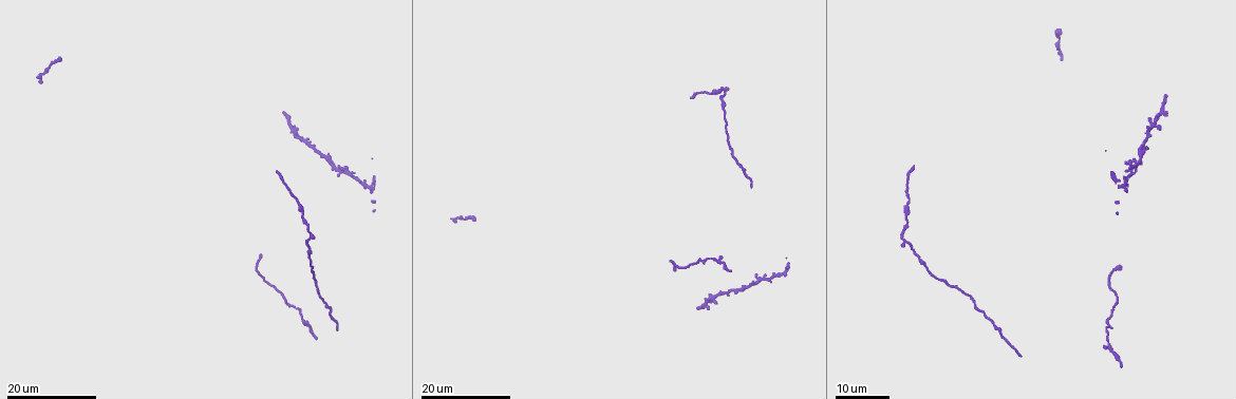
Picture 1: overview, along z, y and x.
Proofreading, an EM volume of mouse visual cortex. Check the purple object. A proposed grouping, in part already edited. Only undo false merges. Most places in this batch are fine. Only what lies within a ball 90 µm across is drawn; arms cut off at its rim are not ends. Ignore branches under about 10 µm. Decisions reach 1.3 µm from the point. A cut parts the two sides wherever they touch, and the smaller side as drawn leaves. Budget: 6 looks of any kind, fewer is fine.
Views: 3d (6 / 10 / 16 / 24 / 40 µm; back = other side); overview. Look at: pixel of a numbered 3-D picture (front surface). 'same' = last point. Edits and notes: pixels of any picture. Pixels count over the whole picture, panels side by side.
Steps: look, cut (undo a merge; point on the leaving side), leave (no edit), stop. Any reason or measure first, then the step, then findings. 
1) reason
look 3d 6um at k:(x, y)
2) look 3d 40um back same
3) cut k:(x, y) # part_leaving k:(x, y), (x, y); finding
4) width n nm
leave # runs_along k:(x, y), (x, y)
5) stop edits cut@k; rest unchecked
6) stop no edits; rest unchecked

sudden change in width
look 3d 24um at 1:(303, 138)

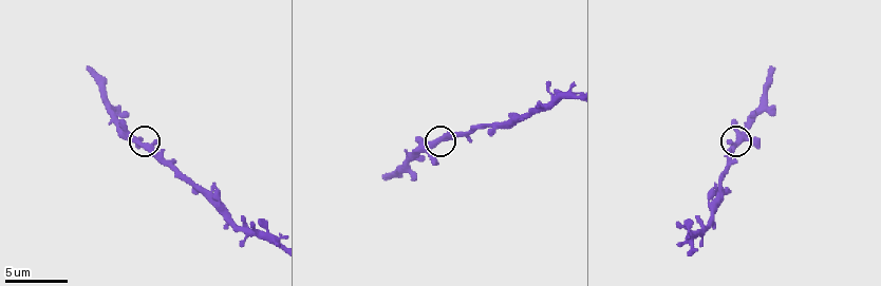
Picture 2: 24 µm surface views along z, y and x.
zoom in
look 3d 10um at 2:(736, 143)

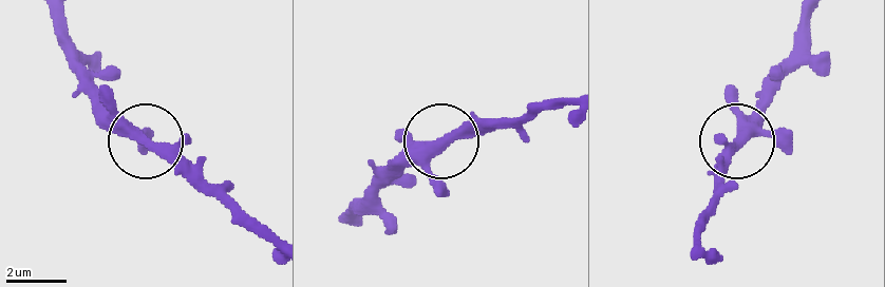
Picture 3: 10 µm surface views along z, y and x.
arms 3
leave # runs_along 3:(276, 246), (192, 186), (81, 82); continuous, no second cell

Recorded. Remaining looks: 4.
calibre changes
look 3d 10um at 2:(504, 124)

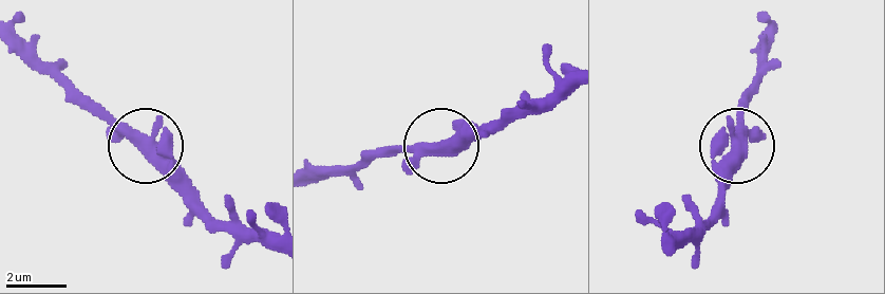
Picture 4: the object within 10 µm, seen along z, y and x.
look 3d 10um back at 4:(148, 151)

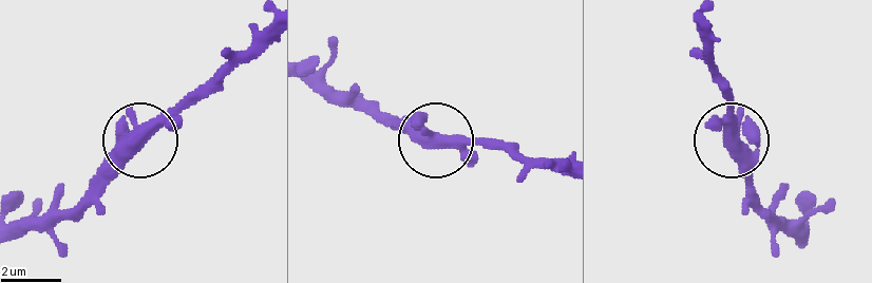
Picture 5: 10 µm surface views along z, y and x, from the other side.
width 440 nm
leave # runs_along 5:(794, 242), (753, 189), (733, 136), (725, 78); all the same cell

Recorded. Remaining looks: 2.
look 3d 10um at 2:(244, 232)

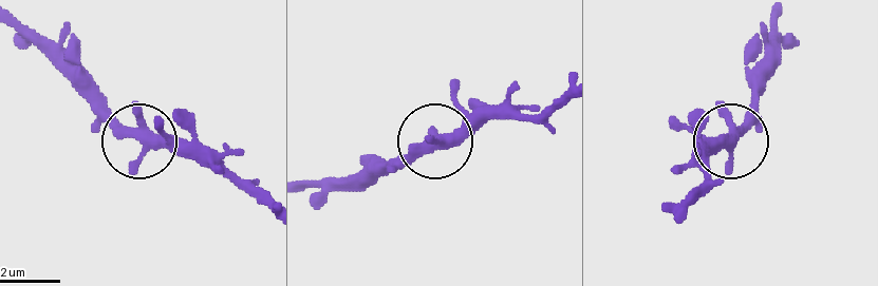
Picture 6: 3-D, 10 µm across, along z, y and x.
width 340 nm
leave # all the same cell

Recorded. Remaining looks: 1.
stop no edits; rest unchecked

